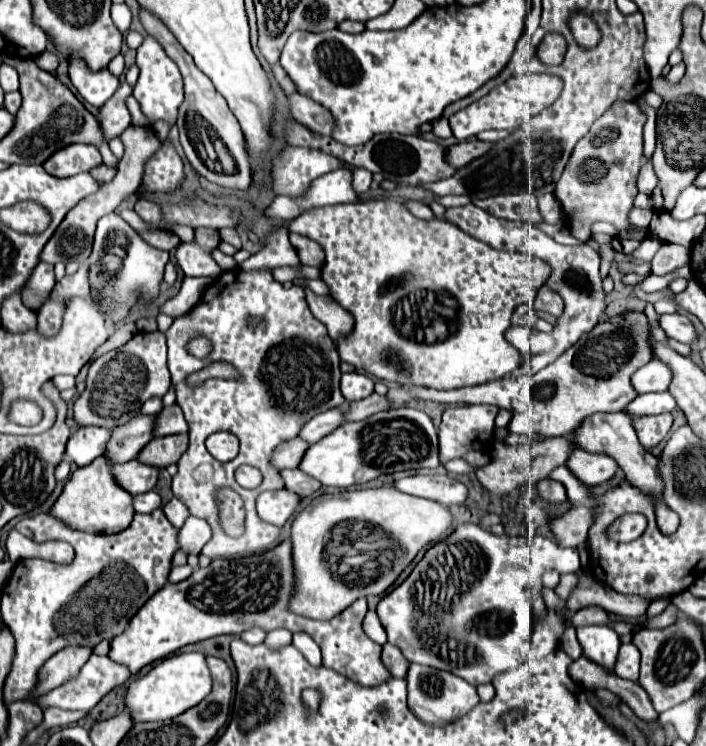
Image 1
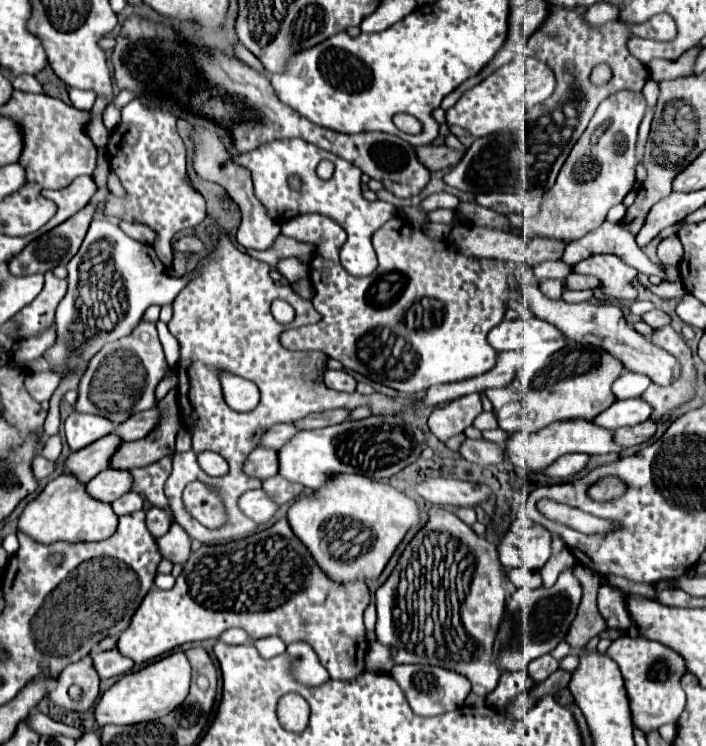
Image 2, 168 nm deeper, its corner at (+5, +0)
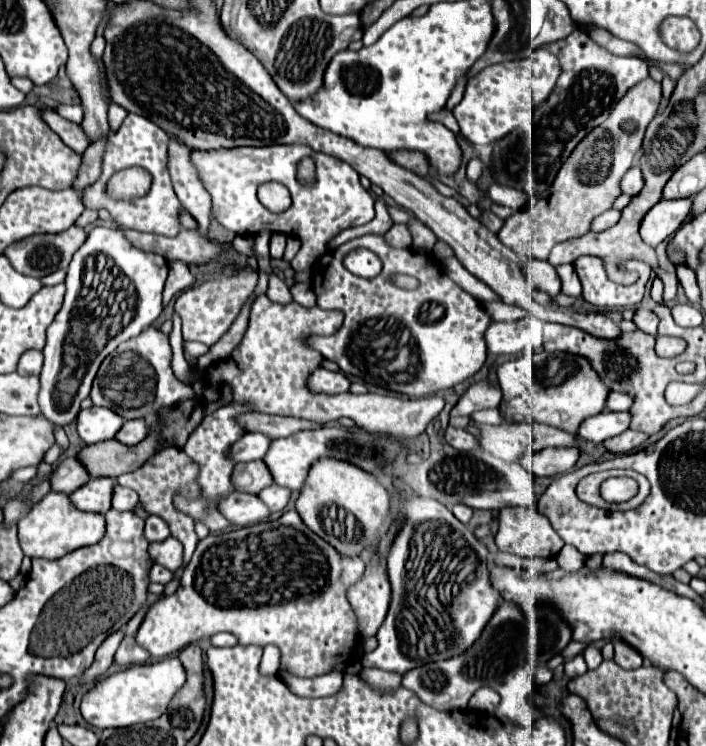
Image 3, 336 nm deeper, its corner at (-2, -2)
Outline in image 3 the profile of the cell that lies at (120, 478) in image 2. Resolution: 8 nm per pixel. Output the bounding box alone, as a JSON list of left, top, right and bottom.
[70,477,116,513]

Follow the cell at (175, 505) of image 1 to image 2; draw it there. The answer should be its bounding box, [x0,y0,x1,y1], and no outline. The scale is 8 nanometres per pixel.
[147,507,173,537]

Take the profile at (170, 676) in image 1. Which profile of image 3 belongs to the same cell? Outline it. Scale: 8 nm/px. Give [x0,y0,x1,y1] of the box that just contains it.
[82,657,186,729]

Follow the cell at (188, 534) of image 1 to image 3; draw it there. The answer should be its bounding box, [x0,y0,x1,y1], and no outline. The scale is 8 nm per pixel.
[148,537,182,573]

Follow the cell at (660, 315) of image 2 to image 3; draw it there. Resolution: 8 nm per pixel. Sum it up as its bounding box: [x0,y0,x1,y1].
[632,307,658,335]

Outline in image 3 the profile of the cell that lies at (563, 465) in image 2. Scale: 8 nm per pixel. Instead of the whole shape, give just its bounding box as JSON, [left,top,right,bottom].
[520,447,578,477]

